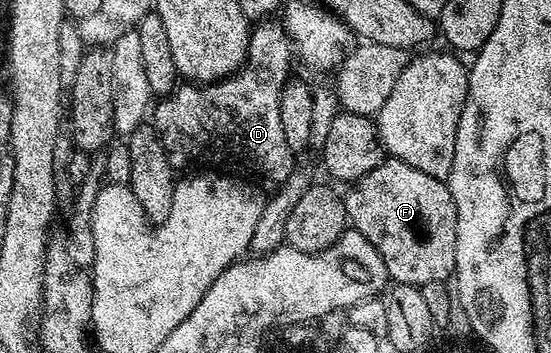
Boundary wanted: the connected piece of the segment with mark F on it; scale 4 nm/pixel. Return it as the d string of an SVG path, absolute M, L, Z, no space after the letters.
M388 157L370 173L366 173L366 177L357 179L349 191L352 192L345 194L343 201L351 230L362 233L362 237L366 237L366 241L378 249L382 261L386 261L389 280L421 288L427 282L445 282L453 278L456 269L458 213L445 180L430 177L406 165L401 159Z

